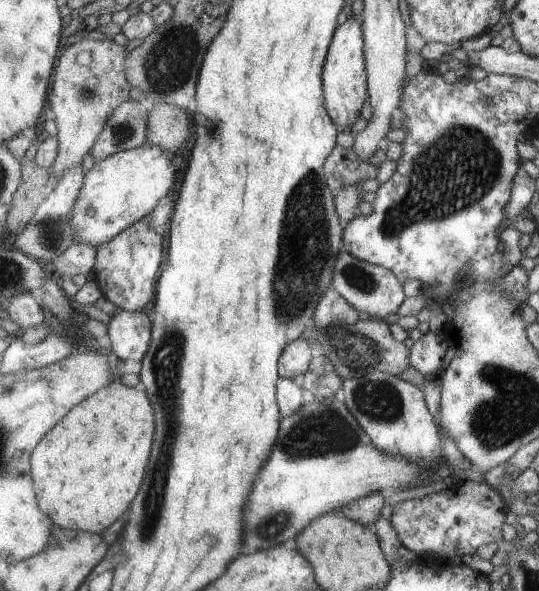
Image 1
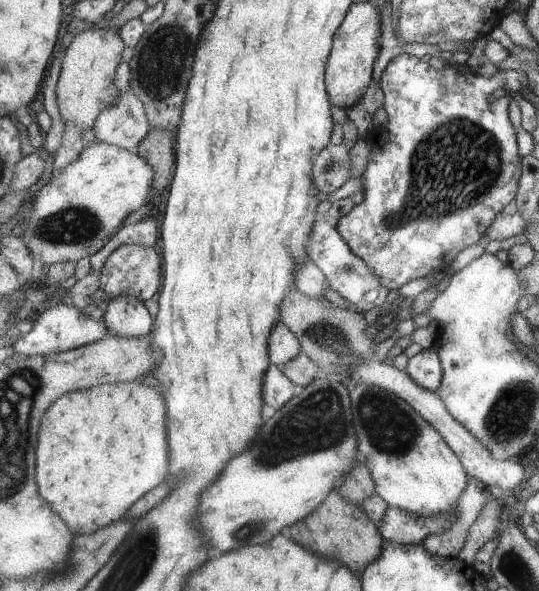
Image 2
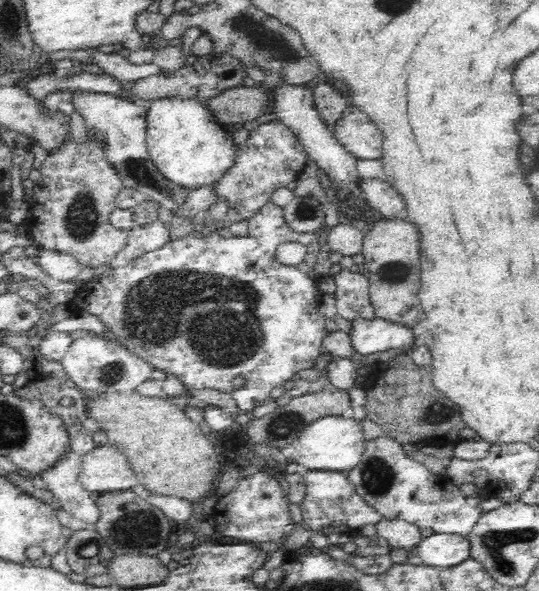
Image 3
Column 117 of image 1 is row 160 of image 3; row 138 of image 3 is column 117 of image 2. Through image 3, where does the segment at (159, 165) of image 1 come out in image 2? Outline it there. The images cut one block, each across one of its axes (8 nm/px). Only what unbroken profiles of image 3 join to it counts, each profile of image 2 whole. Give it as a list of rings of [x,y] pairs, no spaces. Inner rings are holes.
[[[95,140],[75,162],[66,166],[58,177],[52,177],[31,202],[32,216],[28,226],[23,228],[20,238],[33,256],[36,267],[77,261],[81,258],[91,260],[94,254],[107,246],[115,234],[119,234],[128,221],[143,215],[151,206],[154,178],[154,166],[137,151]]]

